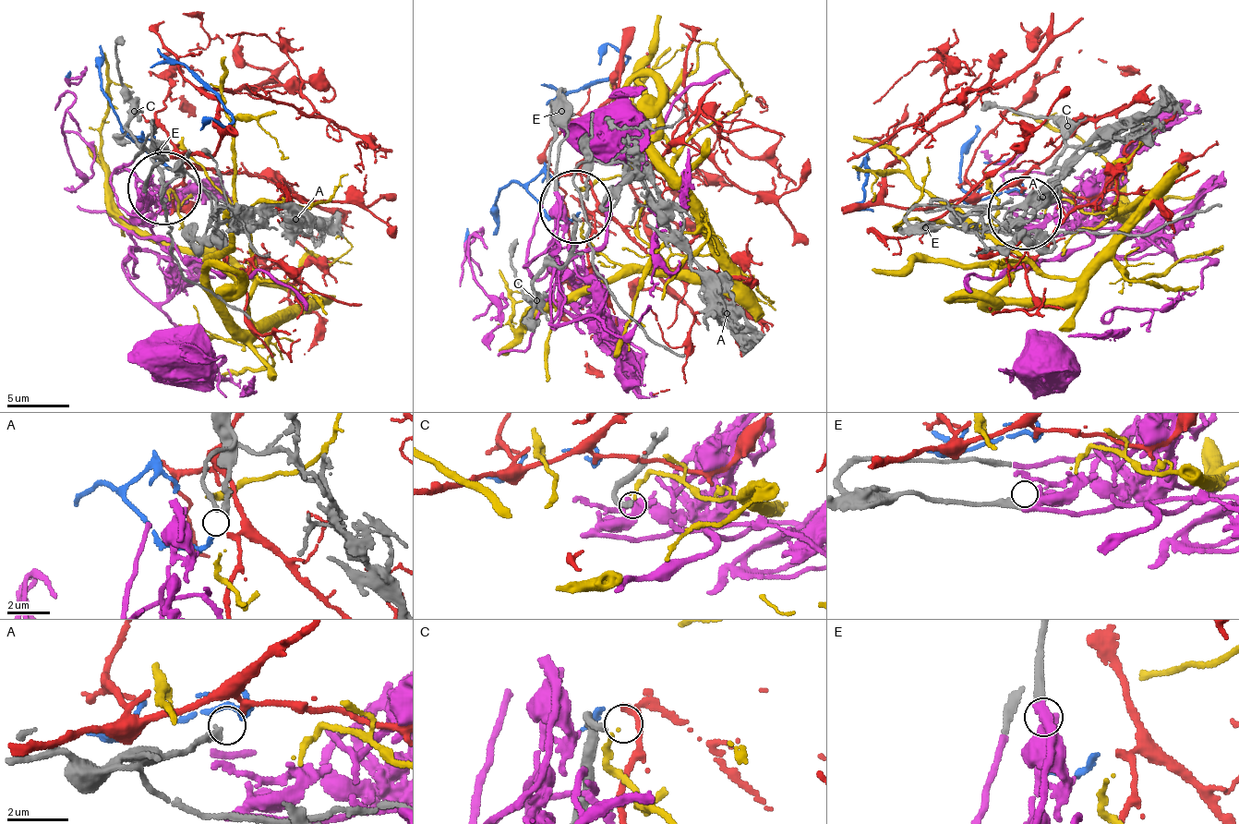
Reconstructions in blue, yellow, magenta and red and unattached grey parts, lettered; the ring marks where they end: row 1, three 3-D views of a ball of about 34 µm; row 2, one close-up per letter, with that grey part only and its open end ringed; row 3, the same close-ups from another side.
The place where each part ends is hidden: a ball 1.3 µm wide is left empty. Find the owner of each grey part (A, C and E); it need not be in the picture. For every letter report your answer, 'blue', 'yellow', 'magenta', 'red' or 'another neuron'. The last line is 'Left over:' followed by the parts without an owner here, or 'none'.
A: blue
C: another neuron
E: magenta
Left over: C

